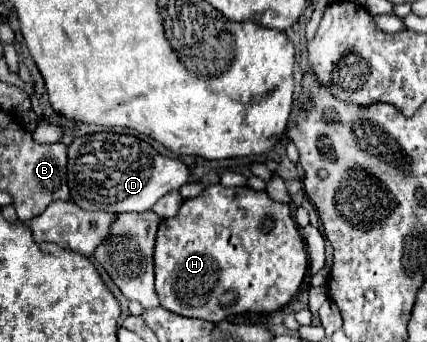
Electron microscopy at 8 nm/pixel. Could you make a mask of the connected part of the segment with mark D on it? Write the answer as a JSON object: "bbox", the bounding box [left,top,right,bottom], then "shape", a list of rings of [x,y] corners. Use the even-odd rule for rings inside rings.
{"bbox":[68,132,190,212],"shape":[[[98,132],[76,136],[68,146],[68,186],[72,200],[84,210],[146,212],[162,196],[188,184],[190,170],[184,162],[168,158],[148,142],[130,134]]]}

